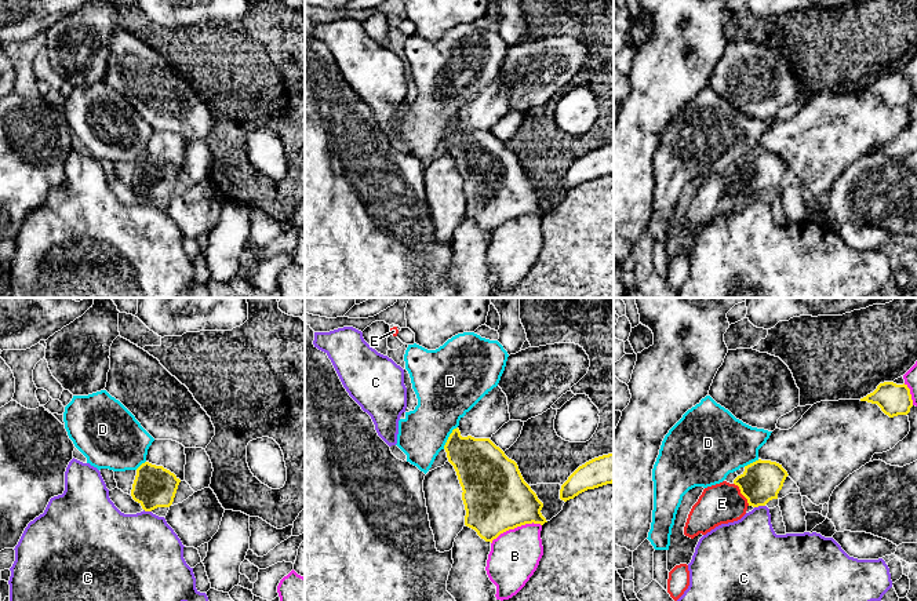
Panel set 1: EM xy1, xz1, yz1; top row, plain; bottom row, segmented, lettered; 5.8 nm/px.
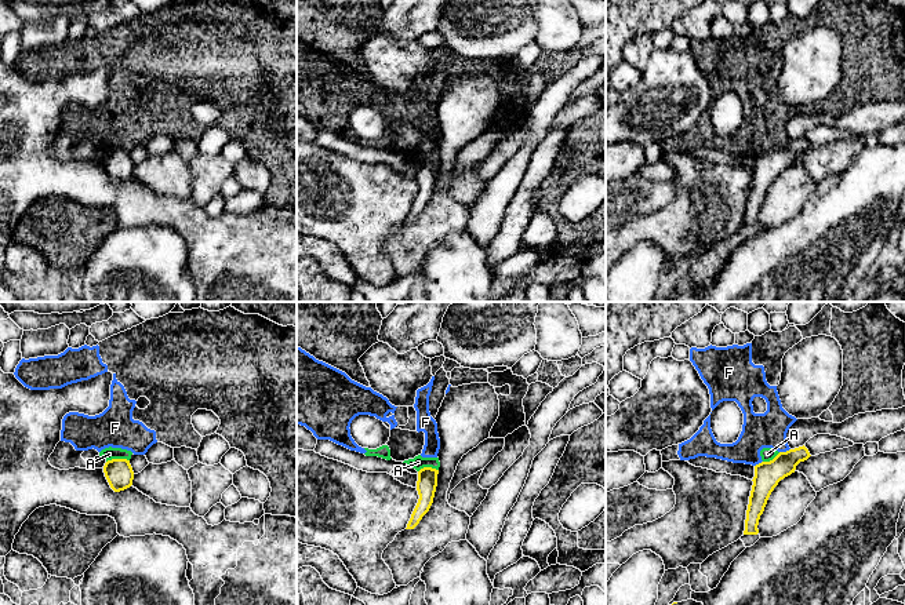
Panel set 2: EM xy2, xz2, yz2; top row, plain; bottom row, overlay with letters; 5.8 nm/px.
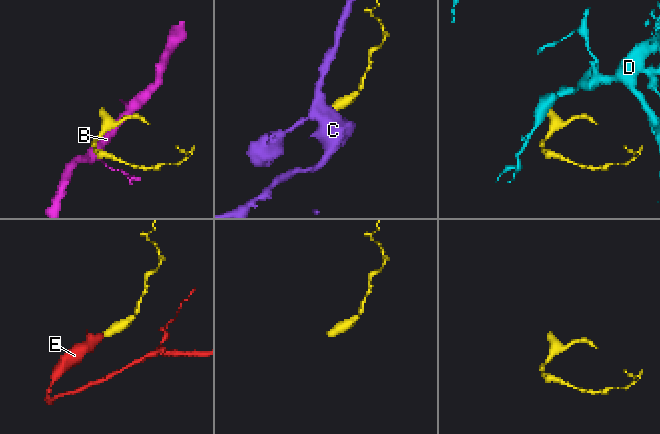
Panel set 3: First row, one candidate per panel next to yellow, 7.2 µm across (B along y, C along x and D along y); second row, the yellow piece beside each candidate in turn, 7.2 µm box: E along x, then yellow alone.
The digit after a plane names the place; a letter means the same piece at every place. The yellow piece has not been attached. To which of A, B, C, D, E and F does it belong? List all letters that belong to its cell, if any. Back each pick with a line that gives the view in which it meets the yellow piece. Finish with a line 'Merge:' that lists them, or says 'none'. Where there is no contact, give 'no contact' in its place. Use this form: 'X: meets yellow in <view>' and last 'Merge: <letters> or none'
E: meets yellow in yz1
Merge: E

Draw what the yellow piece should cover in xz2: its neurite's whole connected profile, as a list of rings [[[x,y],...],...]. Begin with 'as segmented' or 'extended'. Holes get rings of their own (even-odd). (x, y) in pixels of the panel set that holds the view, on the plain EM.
as segmented; [[[424,158],[418,163],[417,182],[419,190],[406,221],[414,221],[429,203],[437,178],[437,165],[439,161],[432,158]]]

